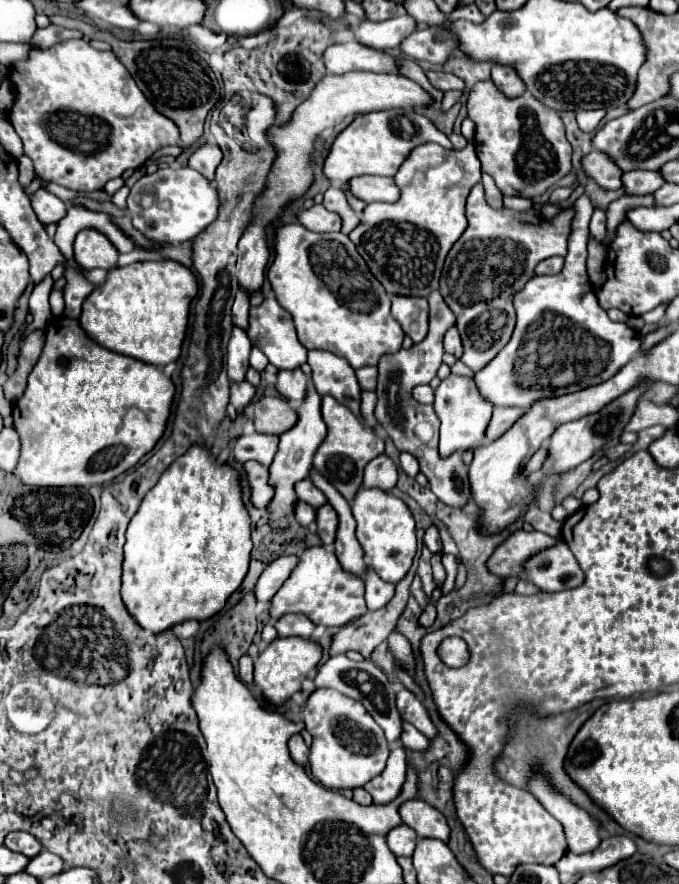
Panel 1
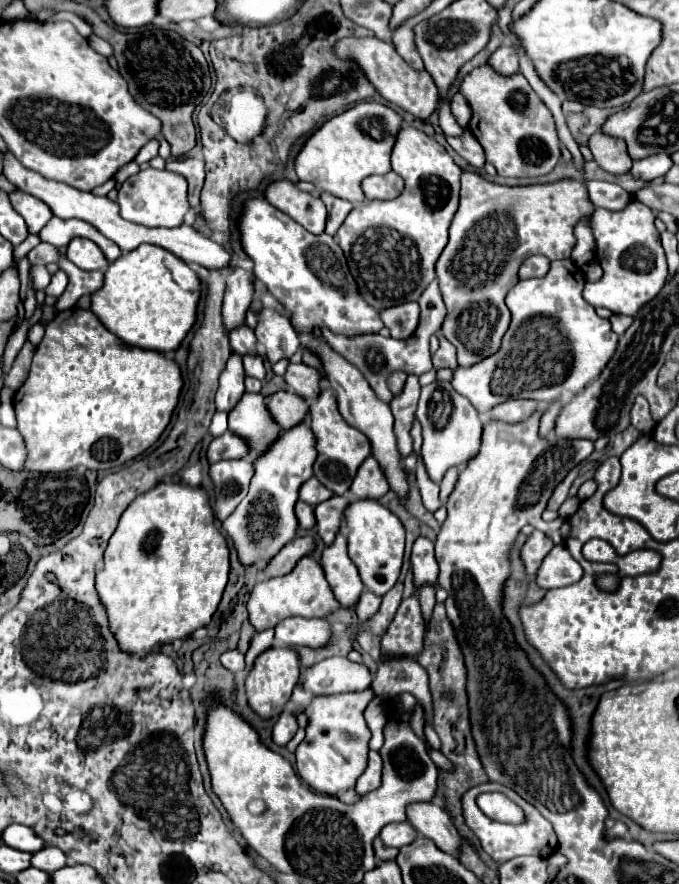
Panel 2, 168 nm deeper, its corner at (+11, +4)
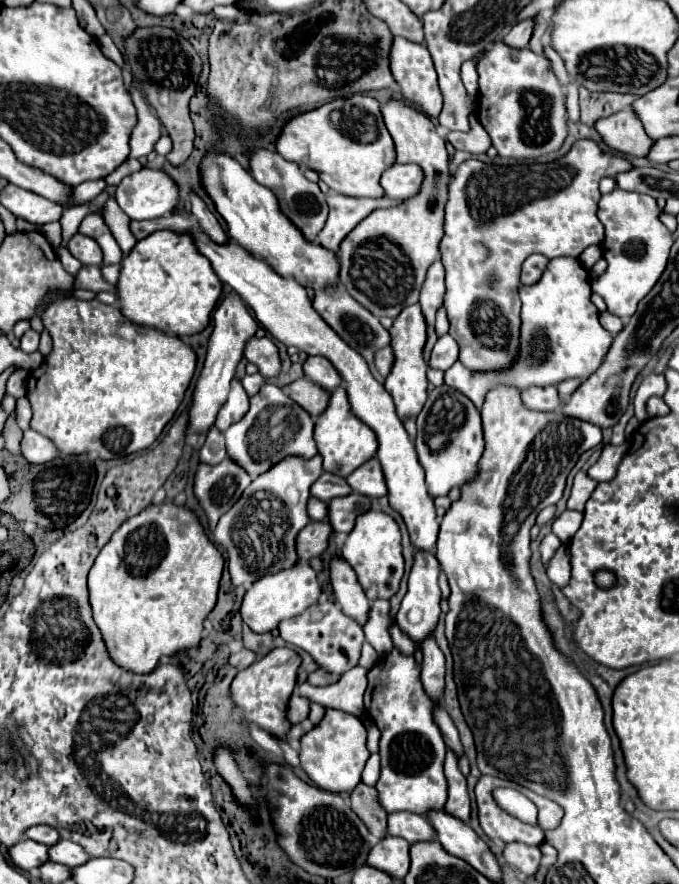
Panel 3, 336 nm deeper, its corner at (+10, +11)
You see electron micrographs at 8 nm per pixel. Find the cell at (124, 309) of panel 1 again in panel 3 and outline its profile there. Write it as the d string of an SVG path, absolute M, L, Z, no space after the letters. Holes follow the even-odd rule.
M157 231L137 241L123 257L117 281L121 313L135 325L153 327L169 335L193 335L209 325L209 317L221 295L221 281L201 257L189 235Z

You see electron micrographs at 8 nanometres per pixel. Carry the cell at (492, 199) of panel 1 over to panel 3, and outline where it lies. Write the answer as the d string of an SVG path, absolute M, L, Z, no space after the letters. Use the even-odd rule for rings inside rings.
M471 115L469 123L471 123L469 131L451 131L447 139L453 143L455 149L469 153L485 153L491 147L491 139L487 131L481 127L481 123L477 123L475 115Z

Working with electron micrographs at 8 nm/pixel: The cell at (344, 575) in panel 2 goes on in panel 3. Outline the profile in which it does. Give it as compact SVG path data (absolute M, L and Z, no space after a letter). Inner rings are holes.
M337 555L329 563L329 577L331 577L335 601L341 605L345 615L357 619L359 625L363 625L369 611L369 599L365 597L353 567L345 563L343 557Z

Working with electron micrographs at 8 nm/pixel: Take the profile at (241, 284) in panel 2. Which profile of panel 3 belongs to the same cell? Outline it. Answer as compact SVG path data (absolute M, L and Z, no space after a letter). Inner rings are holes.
M235 291L223 297L213 319L215 319L215 329L209 339L205 367L195 385L195 397L193 397L193 407L189 415L189 435L199 435L201 431L207 431L215 423L217 413L229 395L229 383L235 377L235 365L243 357L245 339L253 337L257 331L257 321L253 319L247 305L241 301L241 297Z

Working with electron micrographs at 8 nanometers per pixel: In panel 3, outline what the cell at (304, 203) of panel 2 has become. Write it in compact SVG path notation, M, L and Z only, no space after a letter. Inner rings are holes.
M255 149L251 155L251 175L255 177L257 183L265 185L267 189L271 189L279 201L281 211L303 231L303 235L307 239L317 239L321 227L325 225L327 219L327 203L325 203L325 195L321 193L317 183L311 183L309 179L305 179L305 175L301 173L301 169L283 159L279 153L267 151L267 149Z

